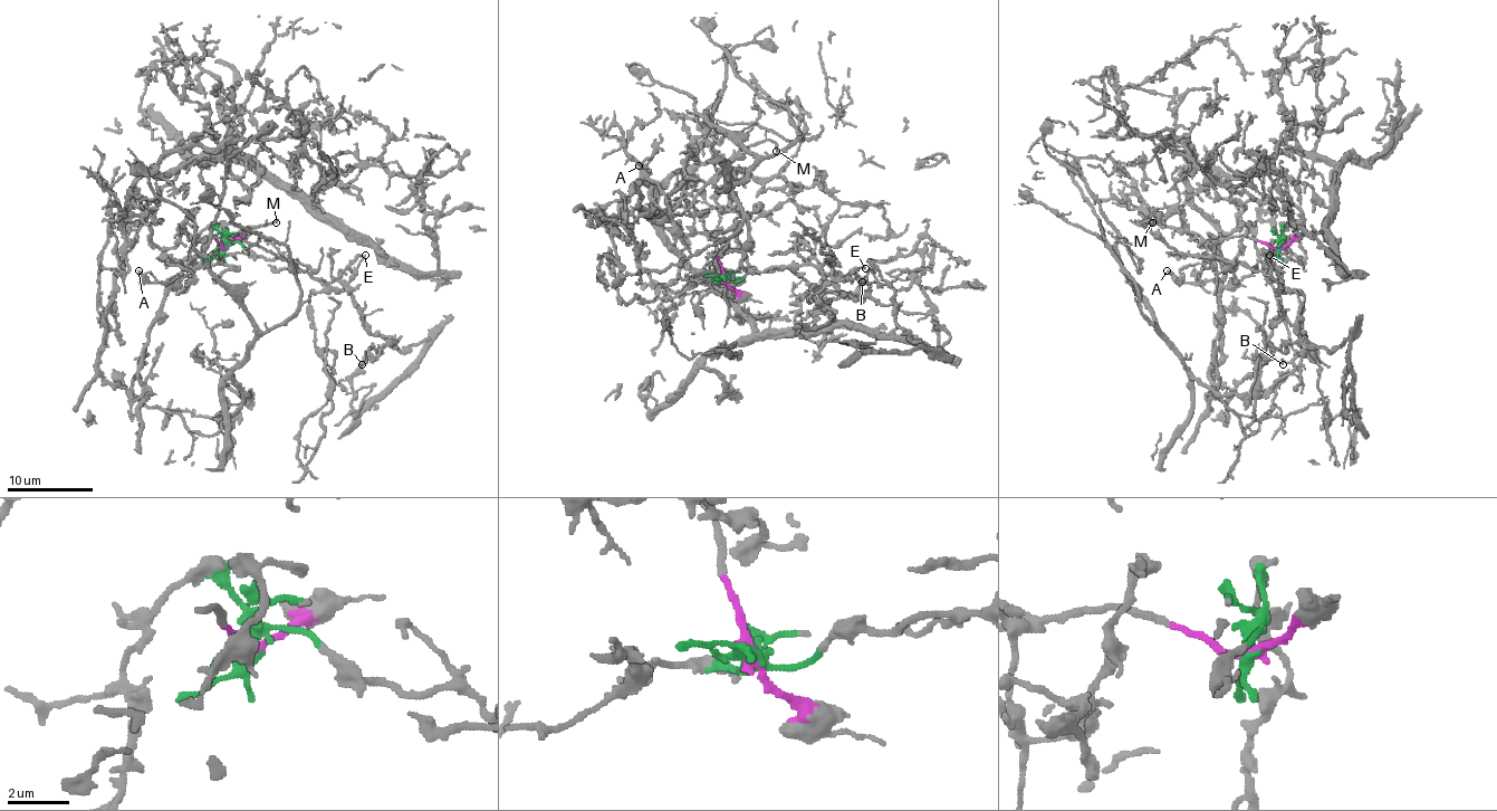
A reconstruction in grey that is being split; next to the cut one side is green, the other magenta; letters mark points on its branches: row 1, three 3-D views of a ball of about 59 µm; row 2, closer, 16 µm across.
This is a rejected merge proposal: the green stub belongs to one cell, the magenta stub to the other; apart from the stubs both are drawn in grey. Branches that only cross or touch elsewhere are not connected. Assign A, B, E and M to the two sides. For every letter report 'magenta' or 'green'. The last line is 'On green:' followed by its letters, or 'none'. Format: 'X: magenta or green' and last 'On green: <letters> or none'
A: magenta
B: green
E: green
M: magenta
On green: B, E

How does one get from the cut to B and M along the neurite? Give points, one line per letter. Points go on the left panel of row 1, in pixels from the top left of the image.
B: (223, 248), (238, 241), (256, 255), (286, 258), (351, 295), (367, 327), (393, 341), (370, 350), (361, 364)
M: (223, 248), (214, 235), (205, 235), (191, 246), (191, 253), (212, 255), (242, 228), (277, 222)

